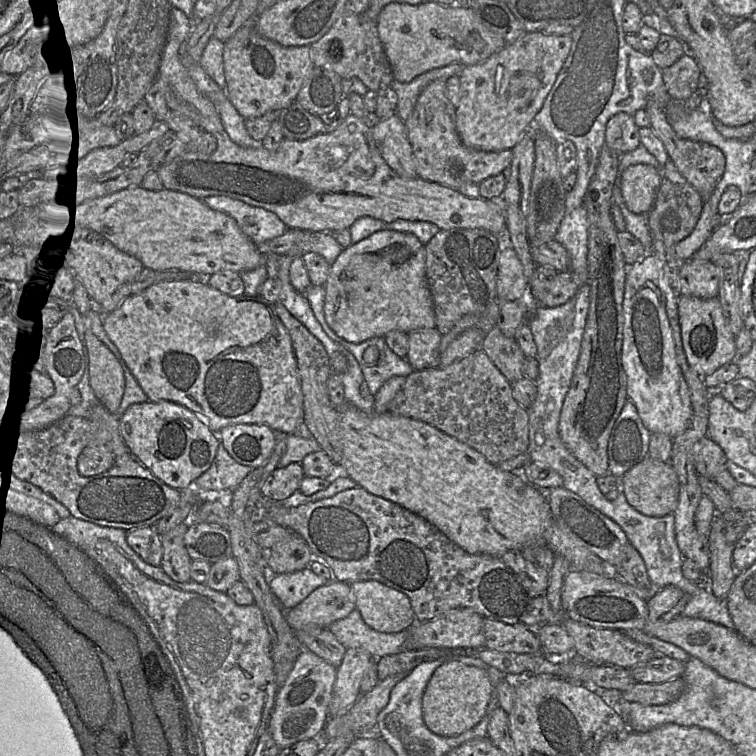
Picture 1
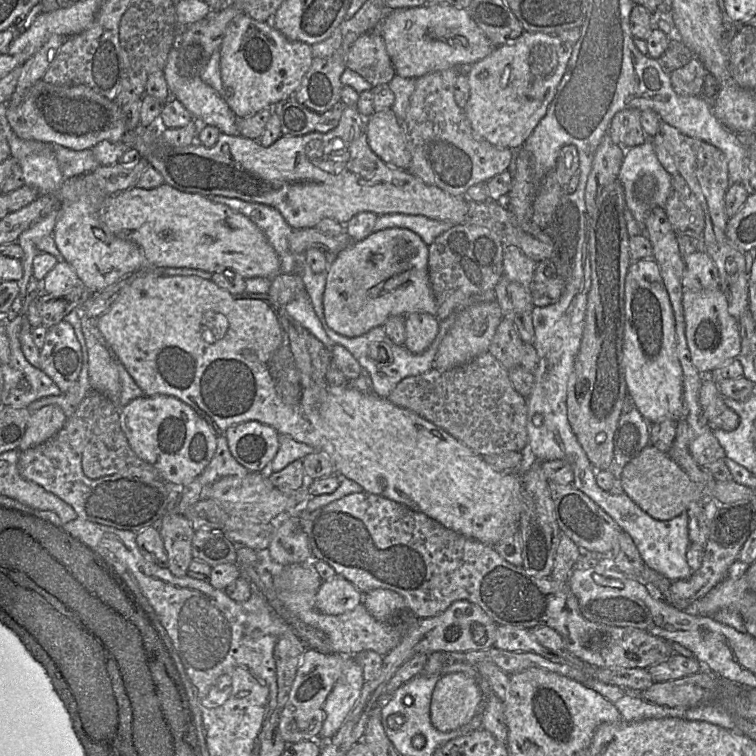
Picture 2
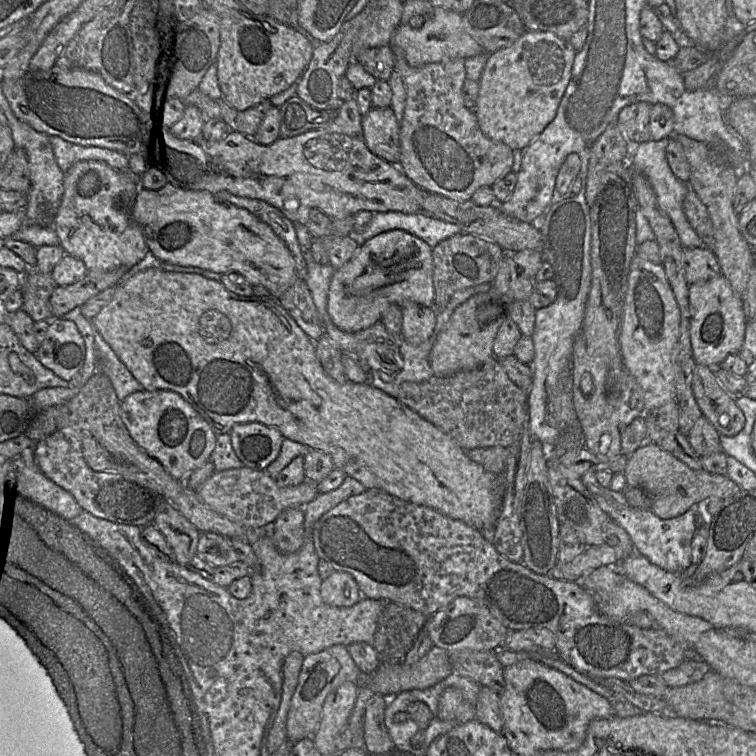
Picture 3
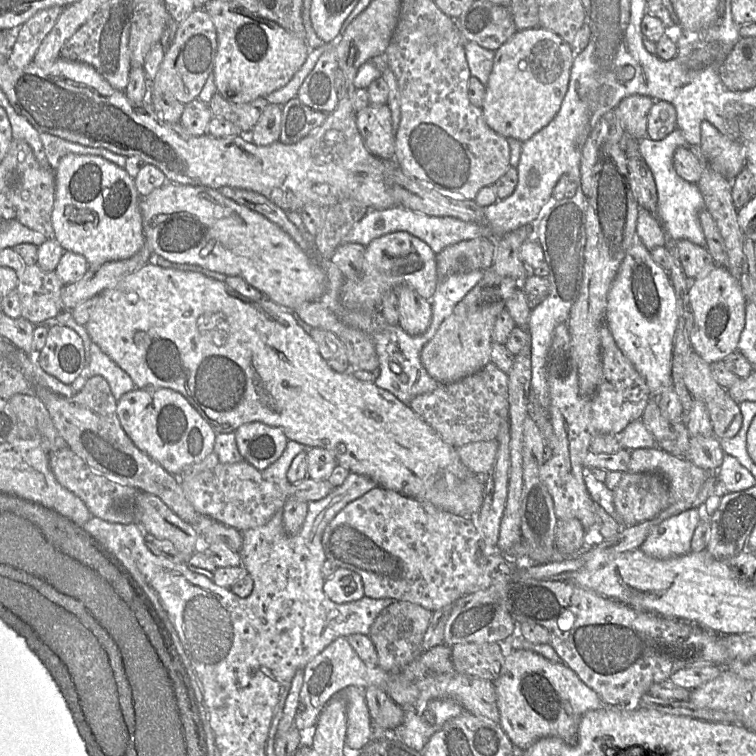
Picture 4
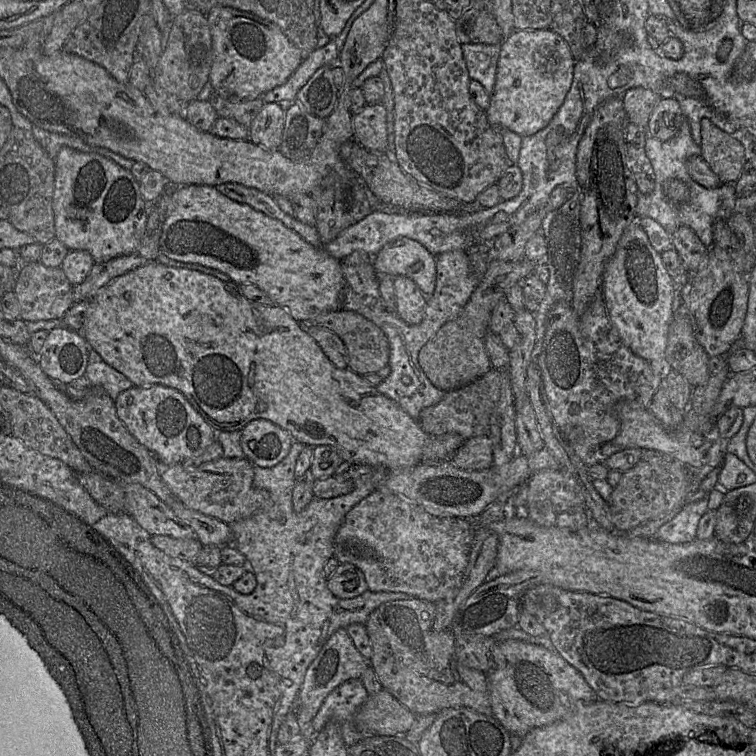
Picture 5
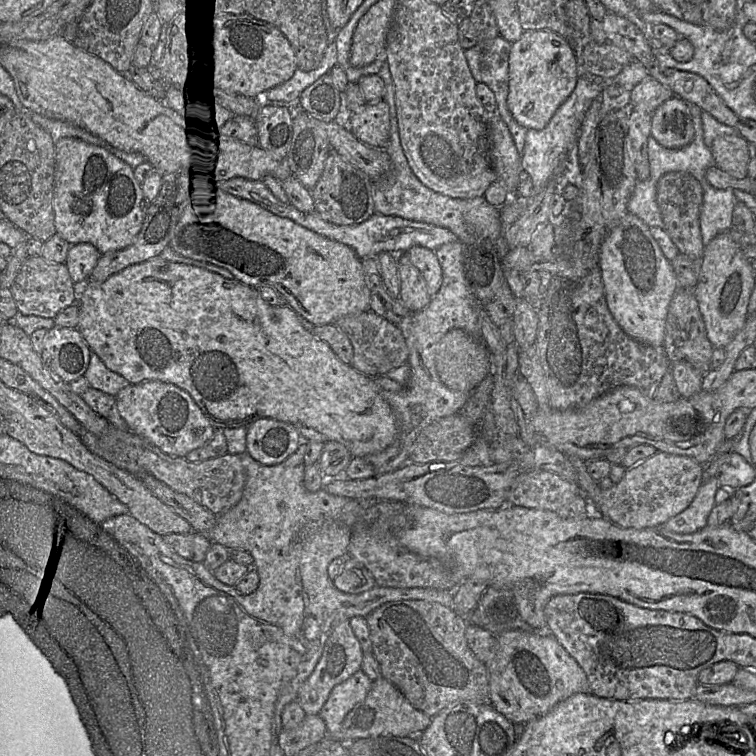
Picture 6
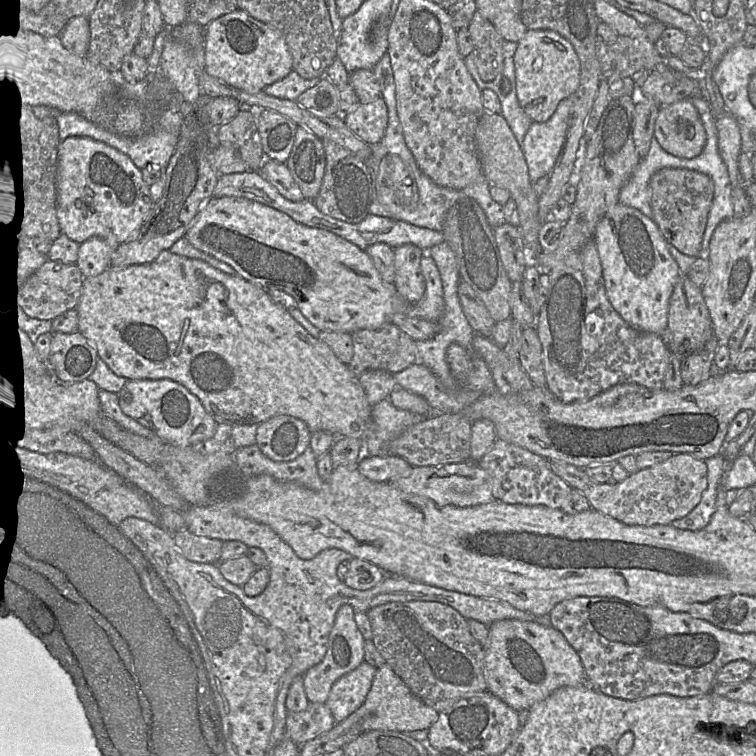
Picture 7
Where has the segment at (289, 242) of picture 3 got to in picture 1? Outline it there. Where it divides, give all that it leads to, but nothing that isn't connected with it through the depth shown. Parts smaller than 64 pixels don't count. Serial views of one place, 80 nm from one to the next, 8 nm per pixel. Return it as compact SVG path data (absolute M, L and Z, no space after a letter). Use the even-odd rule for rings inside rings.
M208 196L202 200L210 209L233 218L240 230L255 244L264 244L288 230L275 213L262 207L251 206L226 196Z

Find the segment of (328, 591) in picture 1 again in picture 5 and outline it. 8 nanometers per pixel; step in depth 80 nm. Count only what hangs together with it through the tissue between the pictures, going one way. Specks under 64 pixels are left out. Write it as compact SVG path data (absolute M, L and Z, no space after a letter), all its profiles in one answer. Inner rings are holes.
M350 563L340 564L327 579L327 586L340 599L352 599L368 591L364 573Z

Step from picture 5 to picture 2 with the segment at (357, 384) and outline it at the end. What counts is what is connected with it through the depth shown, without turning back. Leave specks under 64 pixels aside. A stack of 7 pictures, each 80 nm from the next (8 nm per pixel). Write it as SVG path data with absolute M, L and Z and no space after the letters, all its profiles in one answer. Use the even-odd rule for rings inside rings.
M147 273L127 286L115 302L93 320L97 329L145 396L165 395L183 401L205 419L218 436L224 435L229 427L242 422L257 421L269 425L279 435L288 435L293 440L314 448L315 452L322 452L332 462L340 477L353 480L365 492L403 504L411 510L425 514L447 529L490 546L494 546L510 527L519 526L523 509L523 483L522 477L517 471L496 471L485 462L481 454L461 443L441 427L408 409L394 405L387 398L378 397L372 391L361 392L345 388L341 394L333 394L327 385L326 378L314 381L312 379L311 359L305 342L299 337L293 321L287 316L282 306L273 301L268 294L245 292L241 295L233 295L218 287L211 280L197 276L161 276Z

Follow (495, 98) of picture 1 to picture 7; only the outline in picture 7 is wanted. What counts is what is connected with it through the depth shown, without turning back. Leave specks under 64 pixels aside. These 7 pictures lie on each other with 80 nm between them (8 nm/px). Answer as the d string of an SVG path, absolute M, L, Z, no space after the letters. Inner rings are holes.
M527 29L517 44L514 67L517 99L532 122L549 120L558 104L570 97L579 86L580 61L577 53L571 42L553 30Z

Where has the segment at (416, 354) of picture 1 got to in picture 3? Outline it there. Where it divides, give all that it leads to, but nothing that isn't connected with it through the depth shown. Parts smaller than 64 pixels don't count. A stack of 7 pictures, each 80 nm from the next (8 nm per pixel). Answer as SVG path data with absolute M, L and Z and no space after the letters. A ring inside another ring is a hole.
M405 302L400 308L403 317L402 336L404 339L414 346L428 340L437 321L435 308L415 302Z

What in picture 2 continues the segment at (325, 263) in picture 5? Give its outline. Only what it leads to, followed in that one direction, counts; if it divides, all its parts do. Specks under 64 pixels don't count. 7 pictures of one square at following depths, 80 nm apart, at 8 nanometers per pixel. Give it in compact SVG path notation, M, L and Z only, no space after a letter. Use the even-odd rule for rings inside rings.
M164 183L161 186L154 189L142 189L139 187L133 187L123 192L119 192L114 195L109 195L103 201L99 210L100 220L108 227L108 229L118 238L131 241L137 244L143 251L146 264L156 268L189 268L202 270L208 273L224 273L232 272L240 275L243 279L249 279L254 277L264 277L273 279L280 274L280 259L273 248L268 242L264 233L257 227L255 223L247 216L244 216L238 212L235 212L224 204L214 203L209 197L200 194L186 193Z

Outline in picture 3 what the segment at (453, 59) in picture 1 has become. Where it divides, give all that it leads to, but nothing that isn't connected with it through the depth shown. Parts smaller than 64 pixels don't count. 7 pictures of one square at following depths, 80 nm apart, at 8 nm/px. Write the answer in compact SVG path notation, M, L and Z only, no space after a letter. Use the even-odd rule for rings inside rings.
M440 7L434 9L433 15L420 28L399 24L391 36L389 46L402 49L407 63L412 67L456 58L466 59L485 53L484 48L466 30L464 16Z

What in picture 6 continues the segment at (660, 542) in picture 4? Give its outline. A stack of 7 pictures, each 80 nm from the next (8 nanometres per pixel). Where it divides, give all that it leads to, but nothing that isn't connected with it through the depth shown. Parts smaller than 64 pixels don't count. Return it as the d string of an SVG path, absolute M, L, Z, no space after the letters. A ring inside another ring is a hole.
M718 476L704 481L691 504L658 527L664 527L677 534L692 534L700 531L706 527L708 516L716 505L715 493L719 487Z

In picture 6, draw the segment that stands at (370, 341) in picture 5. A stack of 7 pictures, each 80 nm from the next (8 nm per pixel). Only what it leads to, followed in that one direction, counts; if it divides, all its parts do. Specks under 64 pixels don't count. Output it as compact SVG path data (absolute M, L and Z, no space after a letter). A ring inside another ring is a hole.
M374 312L347 315L338 319L334 325L349 338L353 347L353 359L350 365L358 372L374 378L384 376L407 363L409 349L402 332L397 325Z

